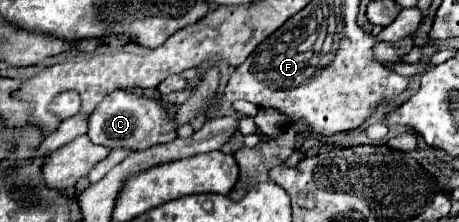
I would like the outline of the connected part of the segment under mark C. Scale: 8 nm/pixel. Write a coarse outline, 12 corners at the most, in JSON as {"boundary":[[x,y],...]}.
{"boundary":[[119,88],[89,118],[109,150],[177,138],[167,106]]}

